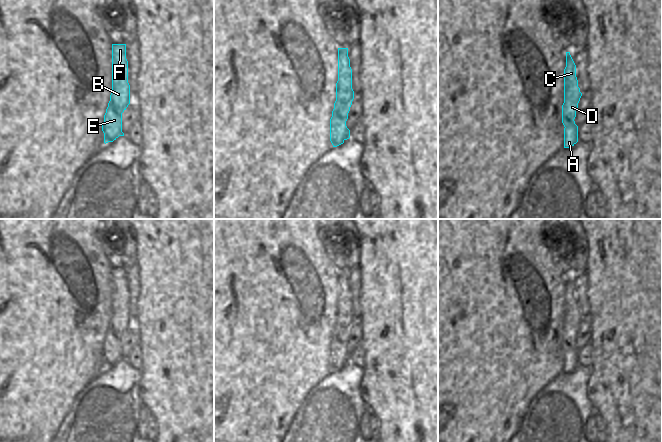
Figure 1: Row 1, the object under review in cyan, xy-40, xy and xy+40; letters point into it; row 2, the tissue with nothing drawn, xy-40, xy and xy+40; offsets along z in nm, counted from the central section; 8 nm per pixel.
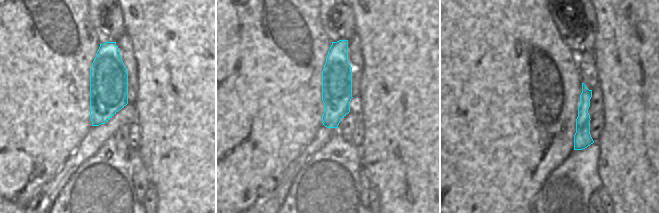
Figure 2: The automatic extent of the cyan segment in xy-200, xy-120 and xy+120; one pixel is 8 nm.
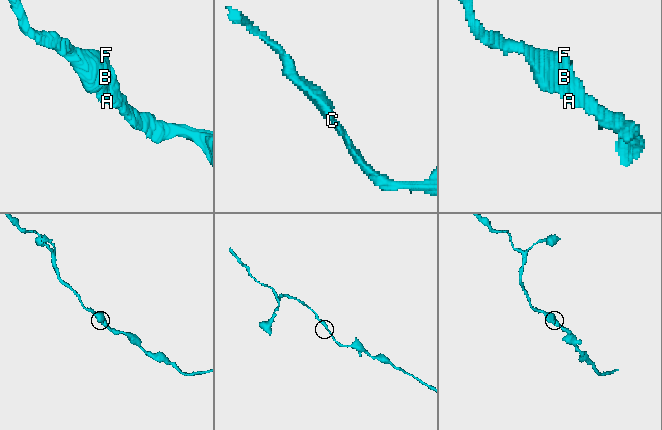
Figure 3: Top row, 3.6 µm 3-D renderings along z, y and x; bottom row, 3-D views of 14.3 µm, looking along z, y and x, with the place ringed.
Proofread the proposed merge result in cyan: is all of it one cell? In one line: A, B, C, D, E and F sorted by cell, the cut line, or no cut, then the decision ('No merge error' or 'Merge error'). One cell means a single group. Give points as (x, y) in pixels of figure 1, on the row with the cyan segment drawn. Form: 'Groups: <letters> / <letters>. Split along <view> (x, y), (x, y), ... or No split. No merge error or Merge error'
Groups: A B C D E F. No split. No merge error

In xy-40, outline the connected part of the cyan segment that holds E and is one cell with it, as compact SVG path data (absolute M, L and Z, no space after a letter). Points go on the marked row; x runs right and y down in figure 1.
M112 44L112 93L104 115L104 143L113 142L122 132L122 113L130 104L126 44Z

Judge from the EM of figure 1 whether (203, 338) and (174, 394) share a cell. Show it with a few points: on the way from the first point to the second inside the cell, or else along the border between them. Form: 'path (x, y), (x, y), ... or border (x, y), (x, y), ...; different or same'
path (203, 352), (203, 365), (188, 380); same

